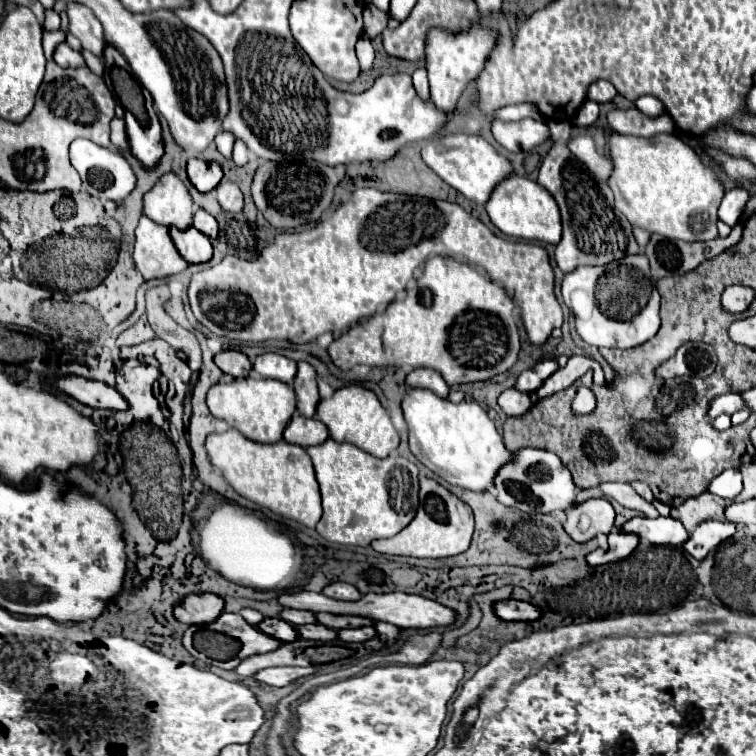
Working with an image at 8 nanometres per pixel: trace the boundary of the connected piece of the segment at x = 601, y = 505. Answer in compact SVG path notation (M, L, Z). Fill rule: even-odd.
M605 498L575 504L565 510L565 516L563 526L577 542L587 542L599 532L609 534L615 522L615 510Z

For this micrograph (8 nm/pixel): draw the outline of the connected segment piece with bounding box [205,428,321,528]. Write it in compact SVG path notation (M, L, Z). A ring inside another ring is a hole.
M235 428L223 434L211 434L205 446L213 466L223 472L225 480L235 488L235 492L283 518L315 528L321 518L321 496L315 470L305 448L285 440L277 444L257 444Z

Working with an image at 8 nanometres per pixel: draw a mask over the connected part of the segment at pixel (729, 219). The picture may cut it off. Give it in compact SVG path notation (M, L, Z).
M737 186L737 188L731 188L723 202L721 202L721 208L719 208L719 220L727 222L729 226L735 226L743 214L743 208L749 200L749 192L743 188L743 186Z

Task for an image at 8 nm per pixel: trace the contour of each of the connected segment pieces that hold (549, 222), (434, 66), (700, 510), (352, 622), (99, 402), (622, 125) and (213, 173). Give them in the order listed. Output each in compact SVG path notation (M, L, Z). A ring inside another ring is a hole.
M509 174L509 178L505 178L493 188L485 204L485 210L491 222L507 236L539 240L545 244L557 244L561 240L561 214L559 214L557 202L551 198L551 194L541 184L529 178Z
M473 26L457 36L451 32L445 32L443 28L433 28L427 35L425 46L426 69L429 72L430 100L437 110L451 114L455 110L455 104L465 90L465 86L479 74L479 70L485 64L485 58L495 46L497 34L491 28Z
M699 494L697 498L689 498L685 504L677 506L671 510L671 516L681 520L683 526L693 532L693 528L705 520L724 520L724 511L729 501L725 502L719 500L719 497L713 494ZM718 499L718 501L717 501ZM719 503L722 504L719 504ZM724 503L724 504L723 504Z
M315 614L319 624L325 624L331 630L341 630L341 628L361 628L361 626L373 626L367 618L349 618L349 616L335 616L335 614Z
M65 376L65 378L53 380L53 386L91 408L129 410L127 400L115 388L111 388L103 382L95 382L95 380L87 380L87 378L79 378L79 376Z
M637 108L609 112L609 126L621 134L651 138L655 134L661 134L661 131L674 133L674 125L673 119L668 114L651 118Z
M193 158L187 162L187 176L191 180L191 184L199 190L199 192L211 192L223 178L221 168L215 162L205 162L201 158Z

